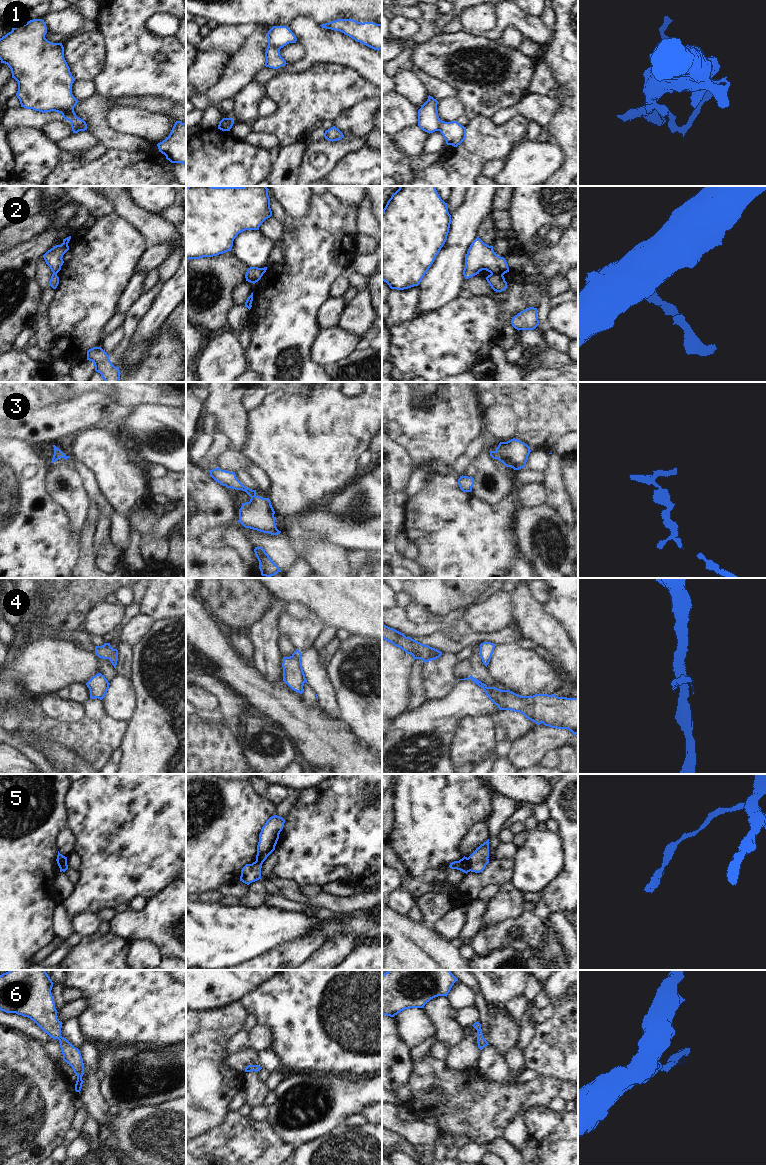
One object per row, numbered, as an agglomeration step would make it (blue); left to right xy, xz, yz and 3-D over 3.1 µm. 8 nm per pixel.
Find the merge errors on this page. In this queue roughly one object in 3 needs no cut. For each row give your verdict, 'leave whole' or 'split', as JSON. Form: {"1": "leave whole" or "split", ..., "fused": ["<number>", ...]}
{"1": "split", "2": "split", "3": "leave whole", "4": "split", "5": "split", "6": "leave whole", "fused": ["1", "2", "4", "5"]}

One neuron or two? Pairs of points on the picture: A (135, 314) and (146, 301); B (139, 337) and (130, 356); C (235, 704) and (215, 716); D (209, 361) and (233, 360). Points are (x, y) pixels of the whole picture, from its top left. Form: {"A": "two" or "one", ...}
{"A": "one", "B": "one", "C": "two", "D": "one"}

